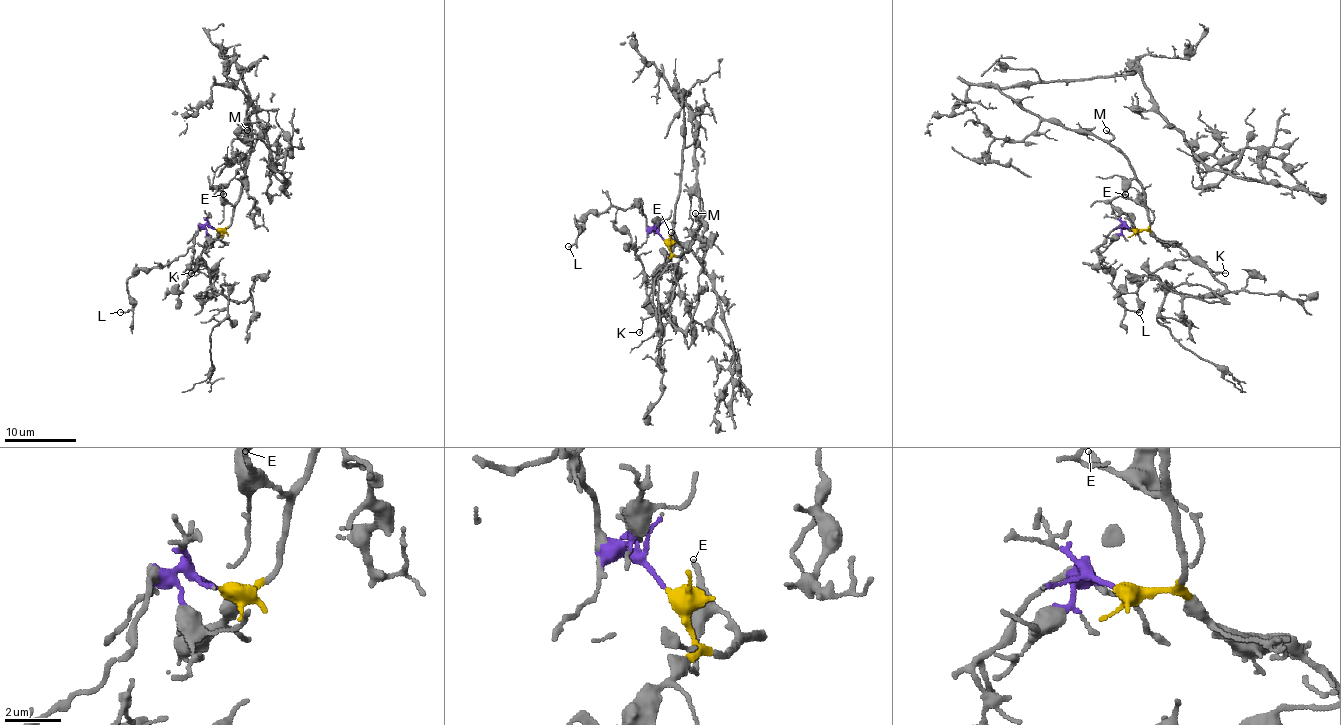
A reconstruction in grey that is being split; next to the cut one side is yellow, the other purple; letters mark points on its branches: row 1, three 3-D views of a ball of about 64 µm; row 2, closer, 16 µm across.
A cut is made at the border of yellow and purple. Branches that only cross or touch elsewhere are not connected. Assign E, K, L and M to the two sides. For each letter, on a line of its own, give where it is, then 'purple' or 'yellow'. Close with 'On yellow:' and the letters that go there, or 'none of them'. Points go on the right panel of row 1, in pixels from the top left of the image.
E: place (1125, 194); yellow
K: place (1225, 273); yellow
L: place (1139, 312); purple
M: place (1106, 130); yellow
On yellow: E, K, M

